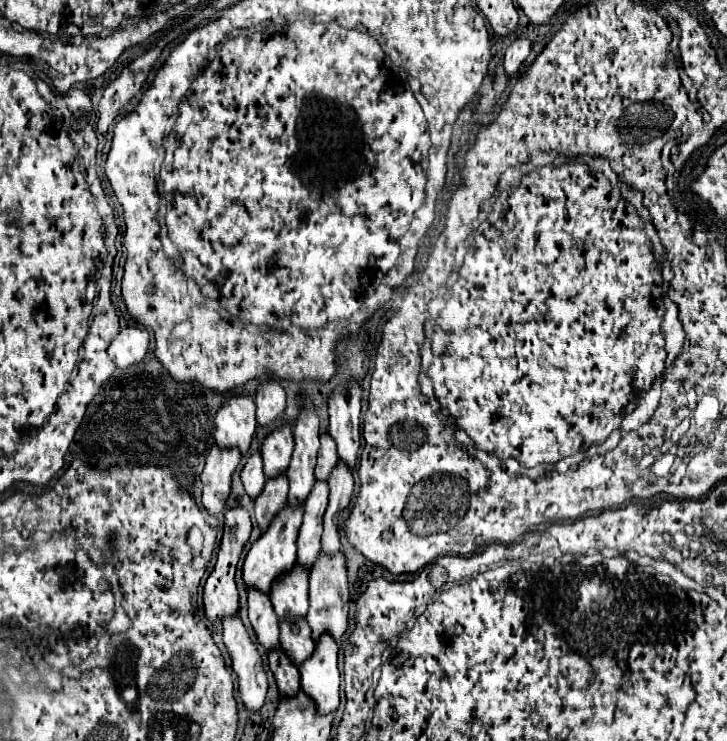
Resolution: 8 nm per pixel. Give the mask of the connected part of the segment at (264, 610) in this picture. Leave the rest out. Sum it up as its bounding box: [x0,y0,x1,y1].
[248,592,278,650]

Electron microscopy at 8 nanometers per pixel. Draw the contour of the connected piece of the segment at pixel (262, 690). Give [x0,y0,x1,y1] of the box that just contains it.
[222,614,268,712]

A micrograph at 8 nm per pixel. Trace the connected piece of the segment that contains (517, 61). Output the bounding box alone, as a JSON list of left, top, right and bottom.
[504,40,530,78]

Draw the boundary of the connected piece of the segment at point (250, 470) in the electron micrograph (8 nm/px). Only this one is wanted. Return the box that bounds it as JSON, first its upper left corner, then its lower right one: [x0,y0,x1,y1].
[242,452,266,500]

